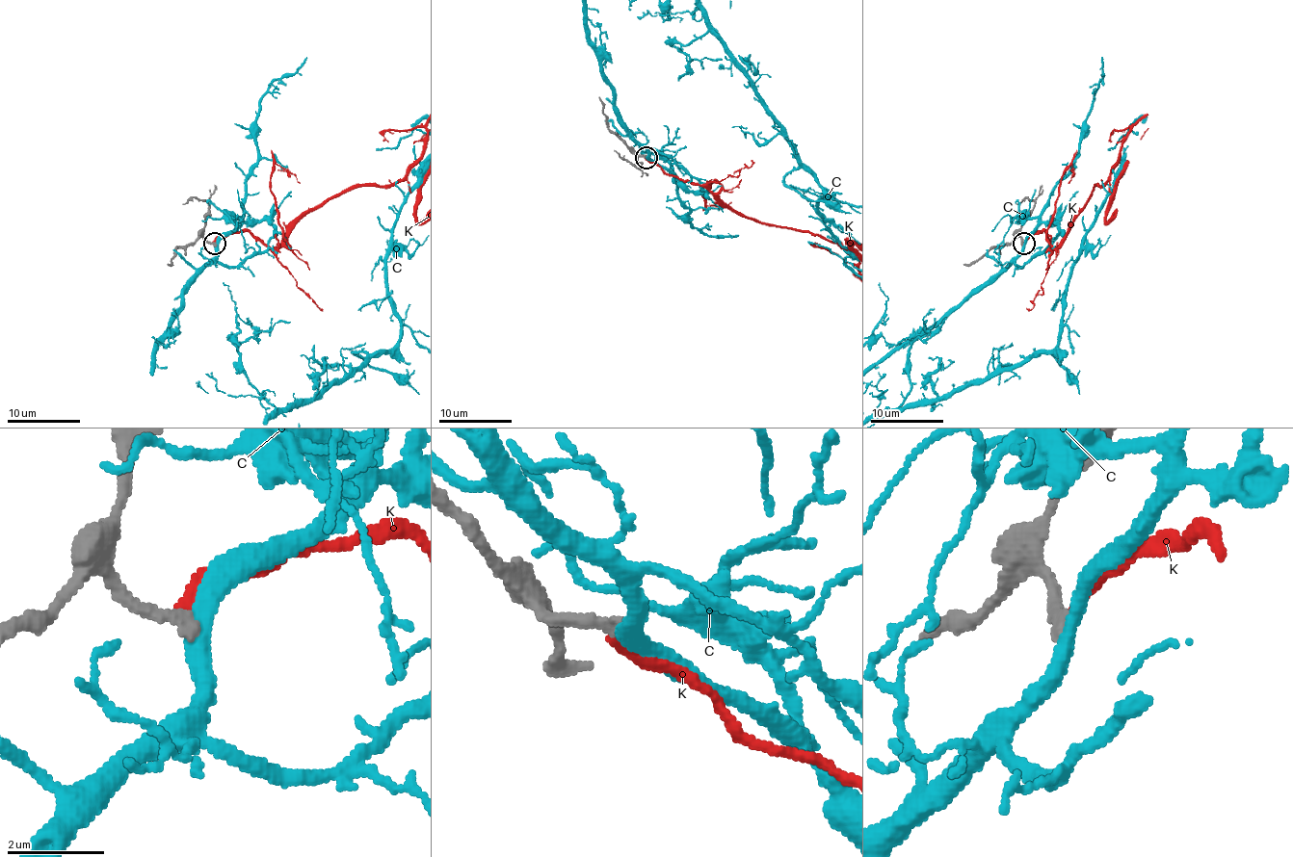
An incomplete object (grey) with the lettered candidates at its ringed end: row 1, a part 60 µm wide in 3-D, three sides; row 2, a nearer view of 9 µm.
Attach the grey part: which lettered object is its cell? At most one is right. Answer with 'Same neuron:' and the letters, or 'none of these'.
Same neuron: K

